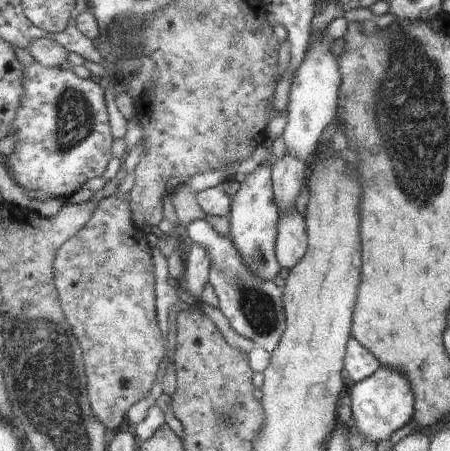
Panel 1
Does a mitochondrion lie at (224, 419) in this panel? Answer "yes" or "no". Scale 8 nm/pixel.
yes

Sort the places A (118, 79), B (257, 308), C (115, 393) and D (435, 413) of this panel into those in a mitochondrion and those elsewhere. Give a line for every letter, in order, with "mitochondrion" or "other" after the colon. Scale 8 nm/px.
A: other
B: mitochondrion
C: other
D: mitochondrion

